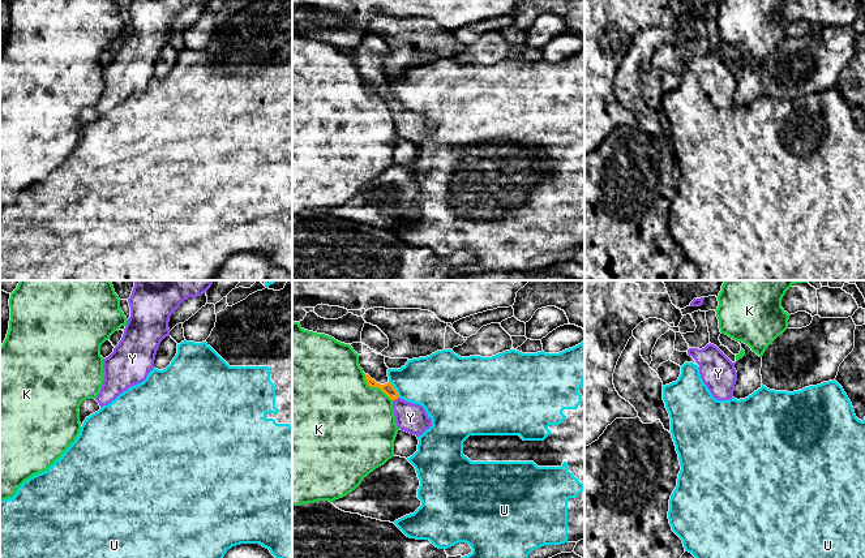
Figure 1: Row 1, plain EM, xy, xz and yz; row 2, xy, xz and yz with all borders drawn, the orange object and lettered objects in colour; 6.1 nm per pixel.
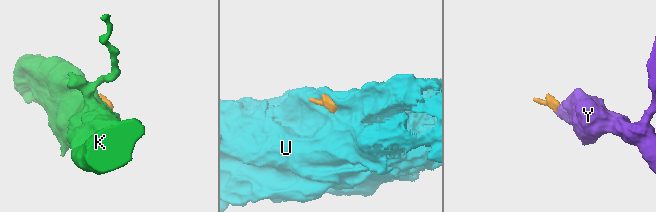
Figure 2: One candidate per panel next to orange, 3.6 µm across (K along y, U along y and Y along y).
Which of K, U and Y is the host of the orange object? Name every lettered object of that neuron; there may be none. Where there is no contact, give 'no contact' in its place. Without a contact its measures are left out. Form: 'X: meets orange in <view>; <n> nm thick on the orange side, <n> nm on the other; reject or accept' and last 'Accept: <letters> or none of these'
K: meets orange in xz; 70 nm thick on the orange side, 480 nm on the other; reject
U: meets orange in xz; 70 nm thick on the orange side, 320 nm on the other; reject
Y: meets orange in xz; 70 nm thick on the orange side, 180 nm on the other; accept
Accept: Y

